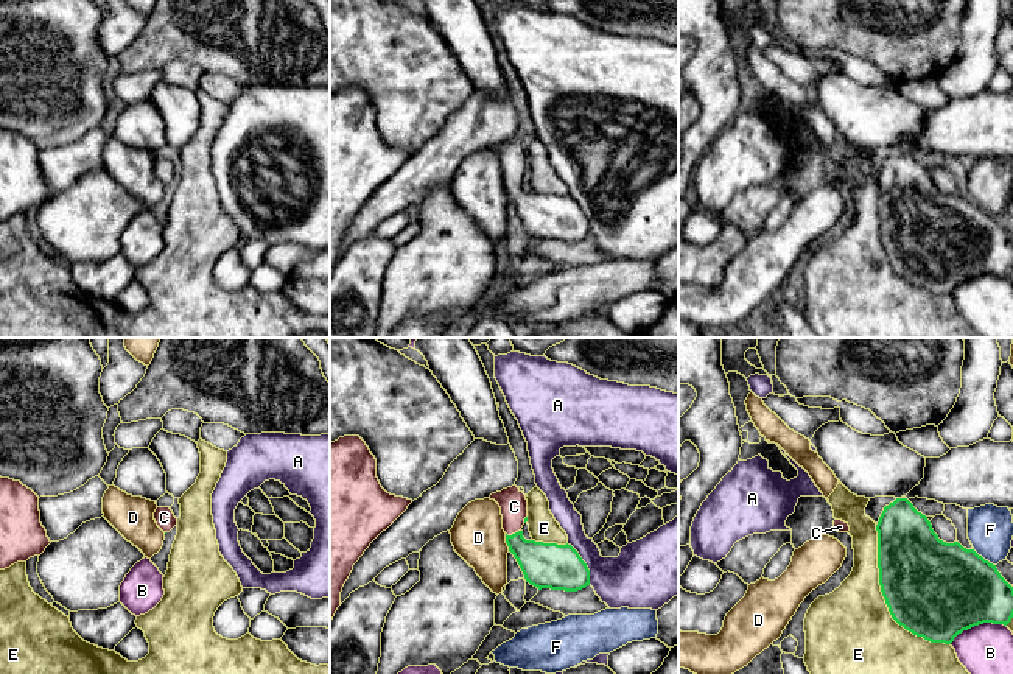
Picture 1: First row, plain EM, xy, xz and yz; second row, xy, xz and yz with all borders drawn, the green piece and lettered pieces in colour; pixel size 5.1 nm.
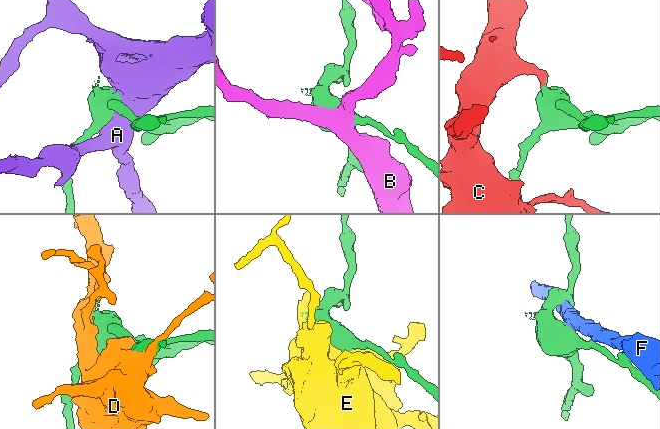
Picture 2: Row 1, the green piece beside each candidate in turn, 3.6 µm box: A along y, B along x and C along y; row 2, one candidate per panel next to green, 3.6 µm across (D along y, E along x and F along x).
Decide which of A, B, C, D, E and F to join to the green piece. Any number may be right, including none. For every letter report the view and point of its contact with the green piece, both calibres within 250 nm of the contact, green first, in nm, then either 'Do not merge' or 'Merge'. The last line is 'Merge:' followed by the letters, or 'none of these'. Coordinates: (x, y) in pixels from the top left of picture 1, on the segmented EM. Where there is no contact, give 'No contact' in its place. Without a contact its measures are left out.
A: Touches green at xz (585, 564). Thickness 240 nm (green) against 280 nm. Do not merge
B: Touches green at yz (977, 624). Thickness 480 nm (green) against 260 nm. Do not merge
C: Touches green at xz (512, 534). Thickness 240 nm (green) against 140 nm. Merge
D: Touches green at xz (506, 542). Thickness 240 nm (green) against 280 nm. Do not merge
E: Touches green at yz (884, 598). Thickness 500 nm (green) against 440 nm. Do not merge
F: Touches green at yz (982, 558). Thickness 480 nm (green) against 240 nm. Do not merge
Merge: C

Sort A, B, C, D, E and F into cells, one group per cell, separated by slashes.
A / B / C / D / E / F

